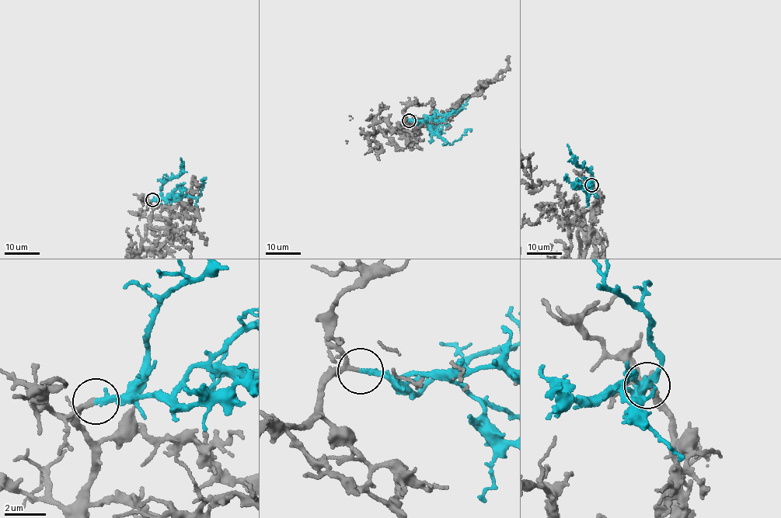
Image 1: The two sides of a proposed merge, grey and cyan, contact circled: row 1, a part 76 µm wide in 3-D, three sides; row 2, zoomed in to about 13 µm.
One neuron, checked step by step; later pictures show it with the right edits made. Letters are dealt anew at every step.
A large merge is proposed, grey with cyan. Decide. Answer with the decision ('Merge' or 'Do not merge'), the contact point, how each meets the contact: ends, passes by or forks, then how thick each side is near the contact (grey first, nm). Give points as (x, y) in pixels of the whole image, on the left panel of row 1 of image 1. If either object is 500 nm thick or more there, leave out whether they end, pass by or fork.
Merge. Place: (152, 199). At the ring grey forks. At the ring cyan ends. Thickness 160 nm (grey) against 280 nm

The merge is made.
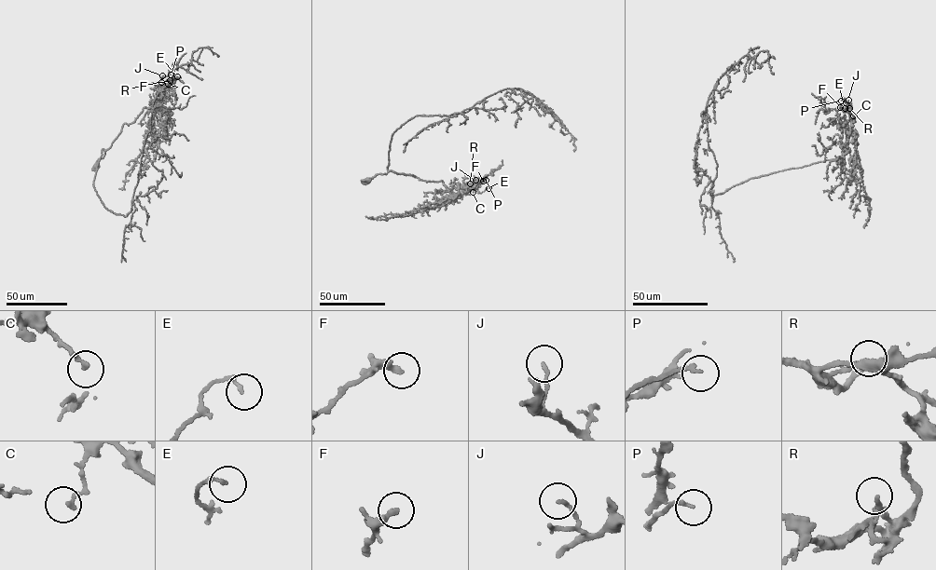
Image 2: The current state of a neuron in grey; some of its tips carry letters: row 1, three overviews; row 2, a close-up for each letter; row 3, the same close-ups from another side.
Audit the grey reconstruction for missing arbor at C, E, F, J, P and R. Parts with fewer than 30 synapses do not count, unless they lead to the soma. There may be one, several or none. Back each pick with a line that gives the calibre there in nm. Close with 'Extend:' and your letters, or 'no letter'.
F: calibre 280 nm
P: calibre 150 nm
Extend: F, P

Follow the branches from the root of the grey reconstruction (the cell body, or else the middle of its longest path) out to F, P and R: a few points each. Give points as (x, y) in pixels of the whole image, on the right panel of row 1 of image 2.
F: (851, 178), (839, 159), (847, 140), (846, 142), (845, 130), (850, 133), (853, 114), (840, 107)
P: (851, 178), (839, 159), (847, 140), (846, 142), (845, 130), (850, 133), (853, 114), (851, 105), (841, 101)
R: (851, 178), (839, 159), (847, 140), (846, 142), (845, 130), (850, 133), (853, 114), (849, 108)

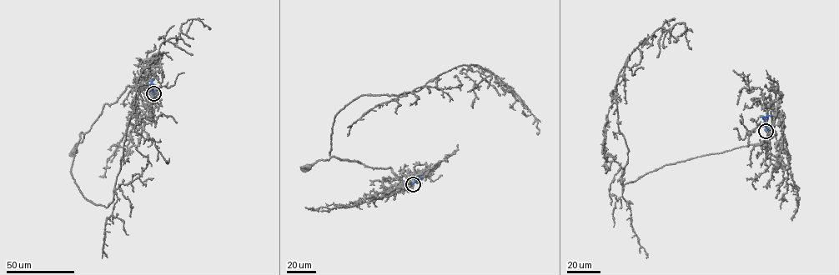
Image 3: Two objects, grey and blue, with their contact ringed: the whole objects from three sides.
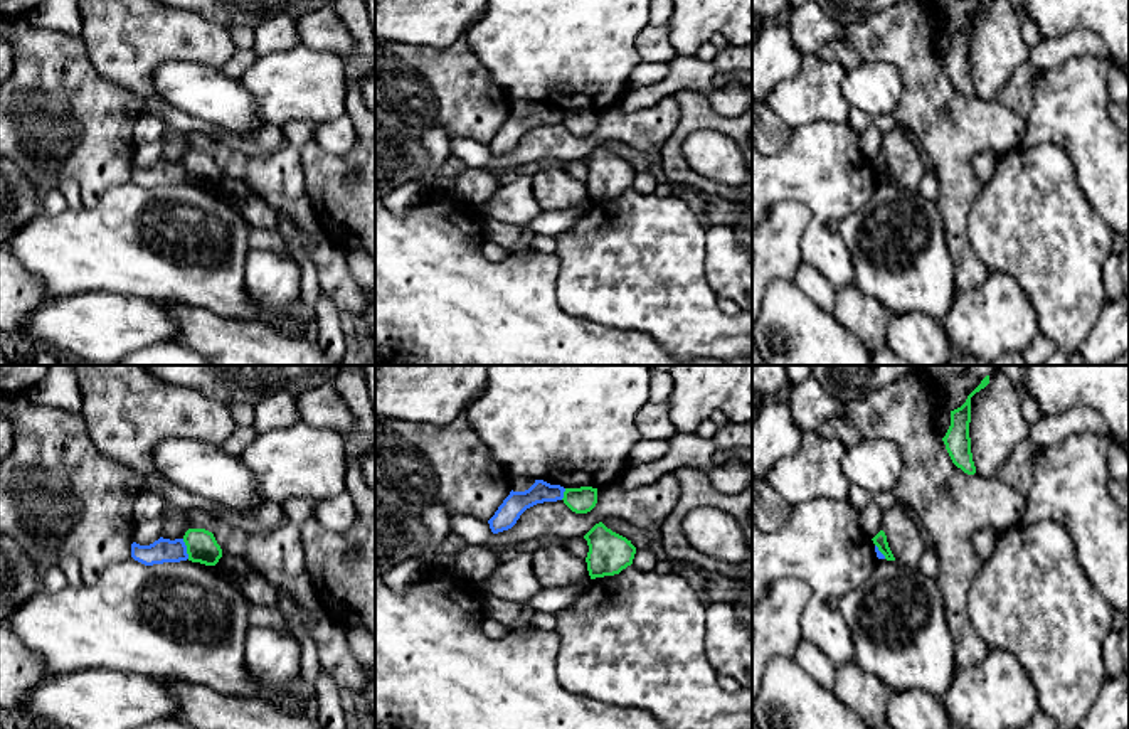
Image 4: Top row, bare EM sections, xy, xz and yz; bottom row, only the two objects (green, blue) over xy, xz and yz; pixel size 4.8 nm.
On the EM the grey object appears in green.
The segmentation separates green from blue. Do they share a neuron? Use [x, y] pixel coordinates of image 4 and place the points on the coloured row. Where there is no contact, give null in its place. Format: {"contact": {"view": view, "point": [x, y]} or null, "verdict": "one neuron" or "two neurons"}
{"contact": {"view": "xy", "point": [187, 549]}, "verdict": "one neuron"}

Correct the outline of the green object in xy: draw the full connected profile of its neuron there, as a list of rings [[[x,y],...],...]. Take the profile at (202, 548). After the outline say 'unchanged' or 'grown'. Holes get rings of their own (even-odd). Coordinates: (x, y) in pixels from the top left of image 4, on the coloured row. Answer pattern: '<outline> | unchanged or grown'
[[[188,529],[182,539],[160,537],[150,545],[131,544],[131,557],[145,566],[192,561],[215,566],[222,557],[222,549],[212,532],[205,529]]] | grown

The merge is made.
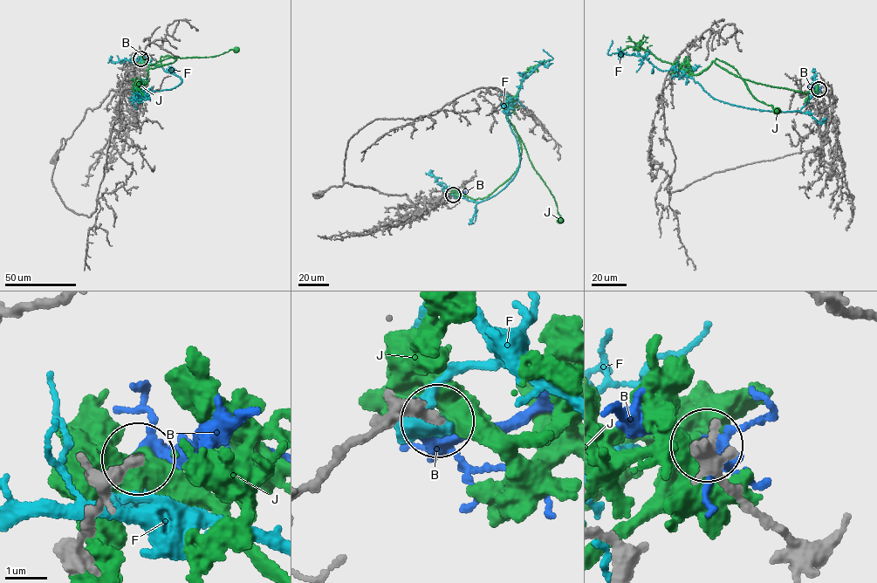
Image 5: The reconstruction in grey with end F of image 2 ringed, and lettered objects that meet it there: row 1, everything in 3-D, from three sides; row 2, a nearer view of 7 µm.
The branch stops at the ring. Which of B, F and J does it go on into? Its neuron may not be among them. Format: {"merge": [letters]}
{"merge": ["B"]}

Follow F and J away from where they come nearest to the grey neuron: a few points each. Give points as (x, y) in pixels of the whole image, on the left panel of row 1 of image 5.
F: (140, 59), (162, 66), (181, 80), (171, 89), (140, 92), (140, 98), (137, 94), (148, 99), (134, 92)
J: (140, 58), (152, 65), (162, 56), (175, 59), (152, 69), (169, 58), (236, 50)

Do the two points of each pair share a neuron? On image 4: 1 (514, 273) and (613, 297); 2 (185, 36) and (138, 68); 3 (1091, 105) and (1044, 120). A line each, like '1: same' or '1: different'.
1: different
2: same
3: same

